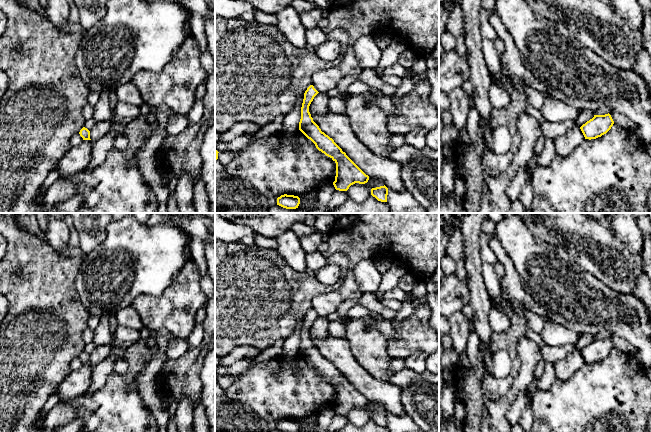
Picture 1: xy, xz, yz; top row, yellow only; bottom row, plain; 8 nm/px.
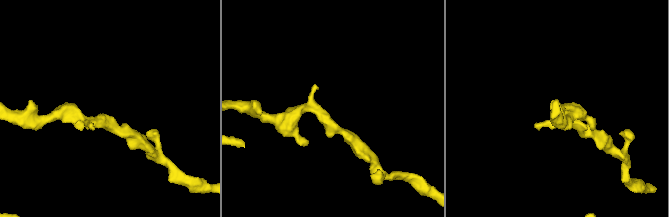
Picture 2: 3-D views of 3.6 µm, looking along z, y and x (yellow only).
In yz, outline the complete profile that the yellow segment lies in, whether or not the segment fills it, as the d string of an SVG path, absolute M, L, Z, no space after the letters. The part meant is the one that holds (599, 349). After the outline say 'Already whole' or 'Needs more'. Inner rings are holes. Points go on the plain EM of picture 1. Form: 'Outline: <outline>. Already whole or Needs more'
Outline: M594 339L592 343L583 348L580 353L585 363L596 363L606 358L613 350L614 345L611 339Z. Already whole

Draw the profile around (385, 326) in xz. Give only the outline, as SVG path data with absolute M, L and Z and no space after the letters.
M360 303L348 311L346 335L351 352L358 362L370 375L382 381L389 382L394 372L391 371L392 357L387 352L388 339L394 336L394 327L391 320L379 316L376 320L370 317L371 311Z

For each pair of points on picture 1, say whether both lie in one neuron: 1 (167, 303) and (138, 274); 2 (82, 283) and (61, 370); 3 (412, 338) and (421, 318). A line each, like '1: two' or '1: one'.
1: two
2: two
3: one

